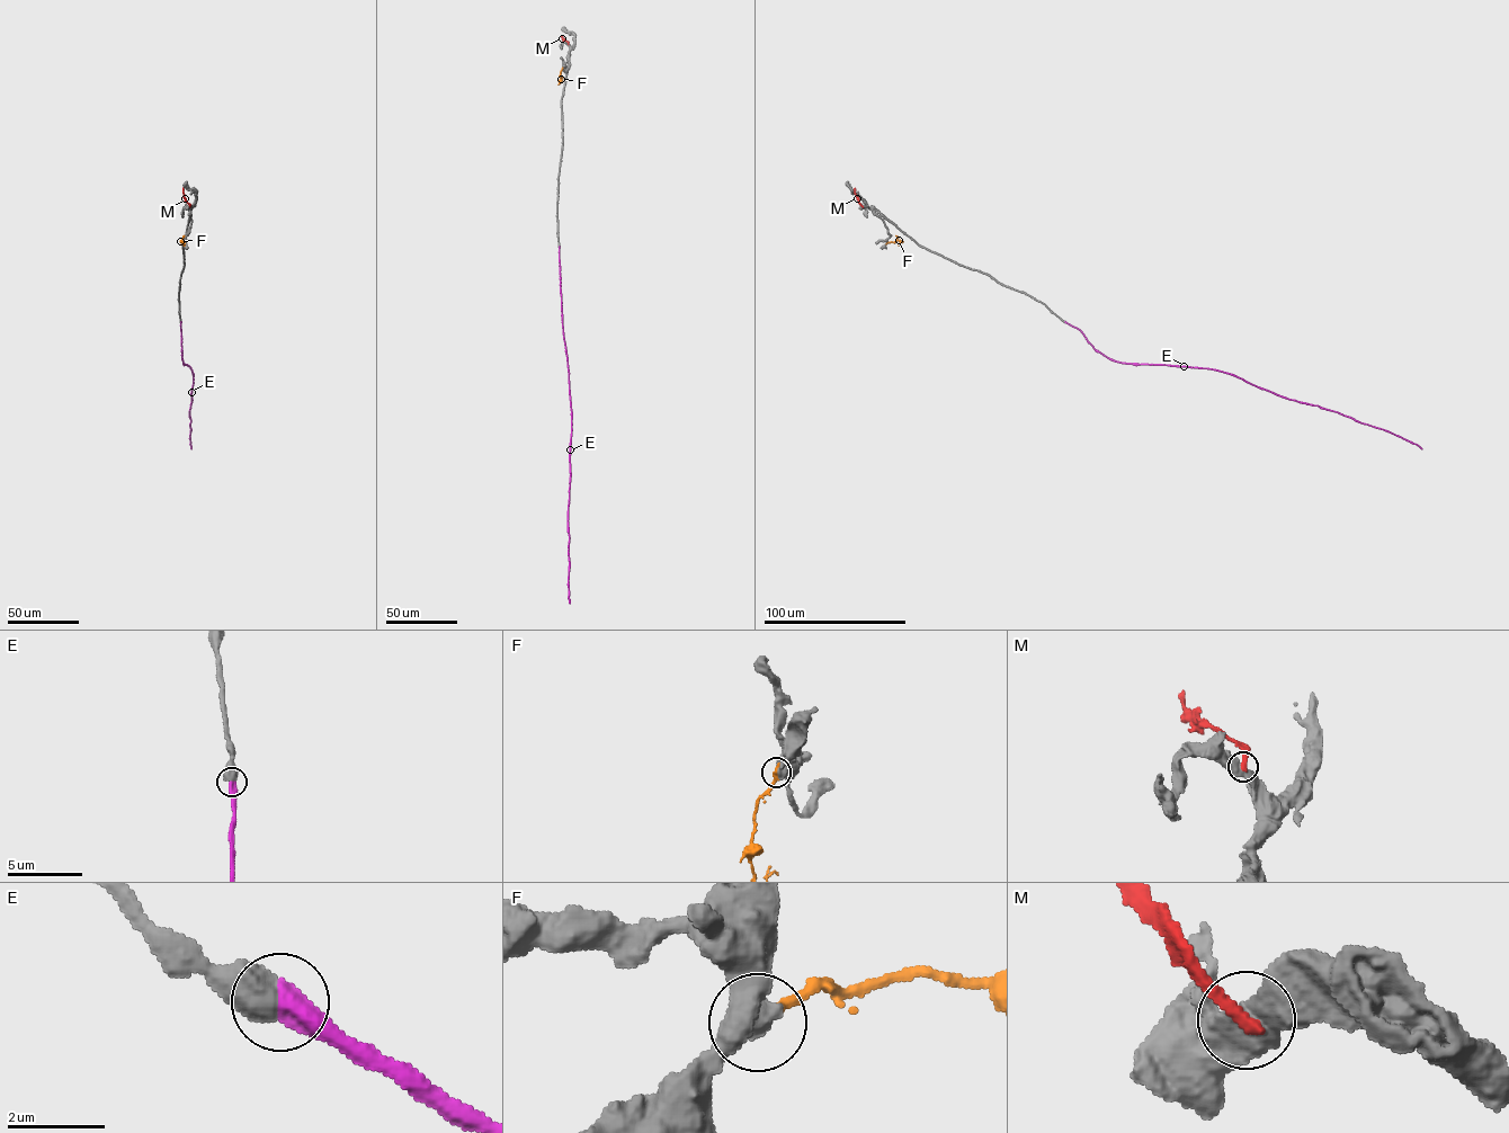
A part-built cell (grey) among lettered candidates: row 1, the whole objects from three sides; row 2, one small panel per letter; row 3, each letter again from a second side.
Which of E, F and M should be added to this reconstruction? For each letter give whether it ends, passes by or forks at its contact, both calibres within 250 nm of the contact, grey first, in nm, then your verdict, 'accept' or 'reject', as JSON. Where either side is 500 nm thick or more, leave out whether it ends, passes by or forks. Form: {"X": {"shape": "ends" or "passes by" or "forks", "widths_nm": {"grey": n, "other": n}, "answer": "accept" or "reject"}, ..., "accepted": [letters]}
{"E": {"widths_nm": {"grey": 700, "other": 500}, "answer": "accept"}, "F": {"widths_nm": {"grey": 550, "other": 280}, "answer": "reject"}, "M": {"widths_nm": {"grey": 550, "other": 360}, "answer": "reject"}, "accepted": ["E"]}

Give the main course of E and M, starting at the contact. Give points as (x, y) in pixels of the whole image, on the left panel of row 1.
E: (180, 322), (181, 358), (193, 375), (192, 449)
M: (189, 206), (182, 187)

